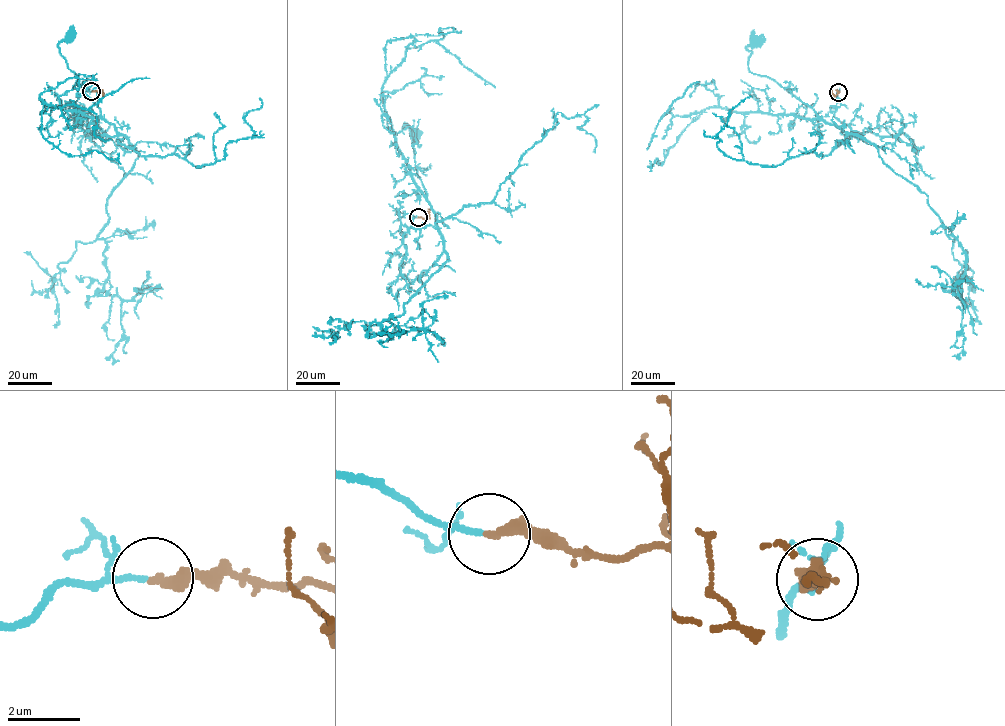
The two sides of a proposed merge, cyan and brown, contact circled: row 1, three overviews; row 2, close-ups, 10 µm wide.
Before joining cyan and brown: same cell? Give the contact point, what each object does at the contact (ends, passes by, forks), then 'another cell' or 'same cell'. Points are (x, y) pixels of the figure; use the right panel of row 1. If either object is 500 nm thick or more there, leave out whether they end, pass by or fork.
place (838, 92); cyan passes by; brown ends; same cell

